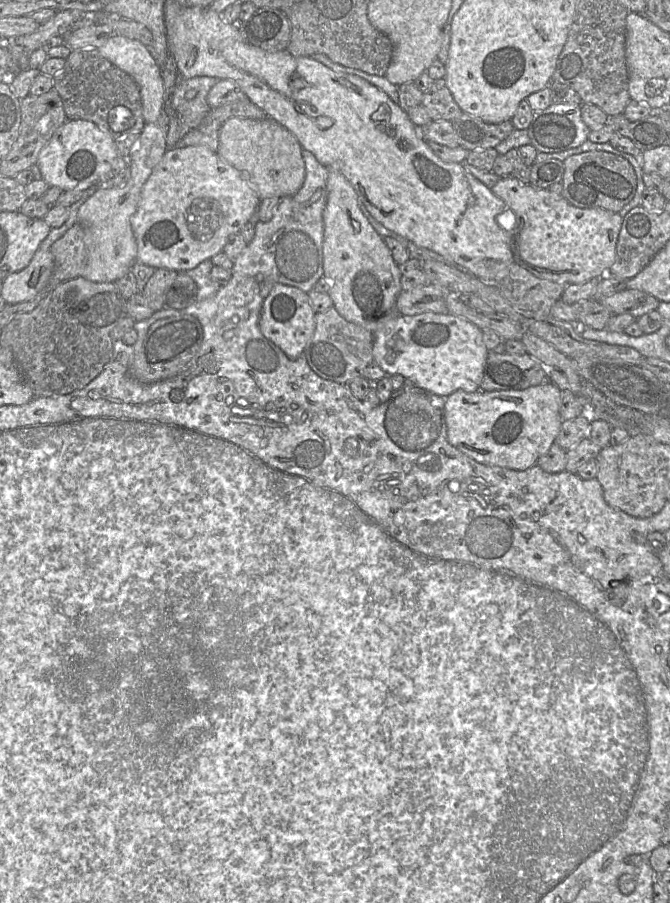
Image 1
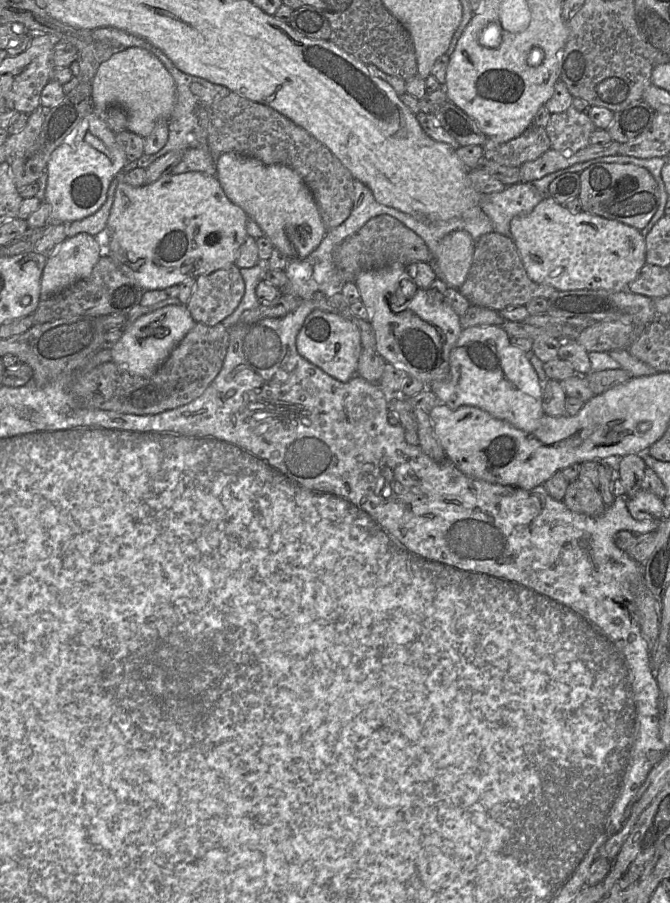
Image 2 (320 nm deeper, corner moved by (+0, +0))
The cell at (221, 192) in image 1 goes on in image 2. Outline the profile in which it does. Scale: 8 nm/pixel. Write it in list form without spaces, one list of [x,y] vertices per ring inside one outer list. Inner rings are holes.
[[[166,172],[155,182],[139,187],[119,182],[103,230],[103,251],[144,291],[164,289],[234,264],[239,248],[248,236],[248,219],[246,212],[227,198],[216,176],[201,172]]]

